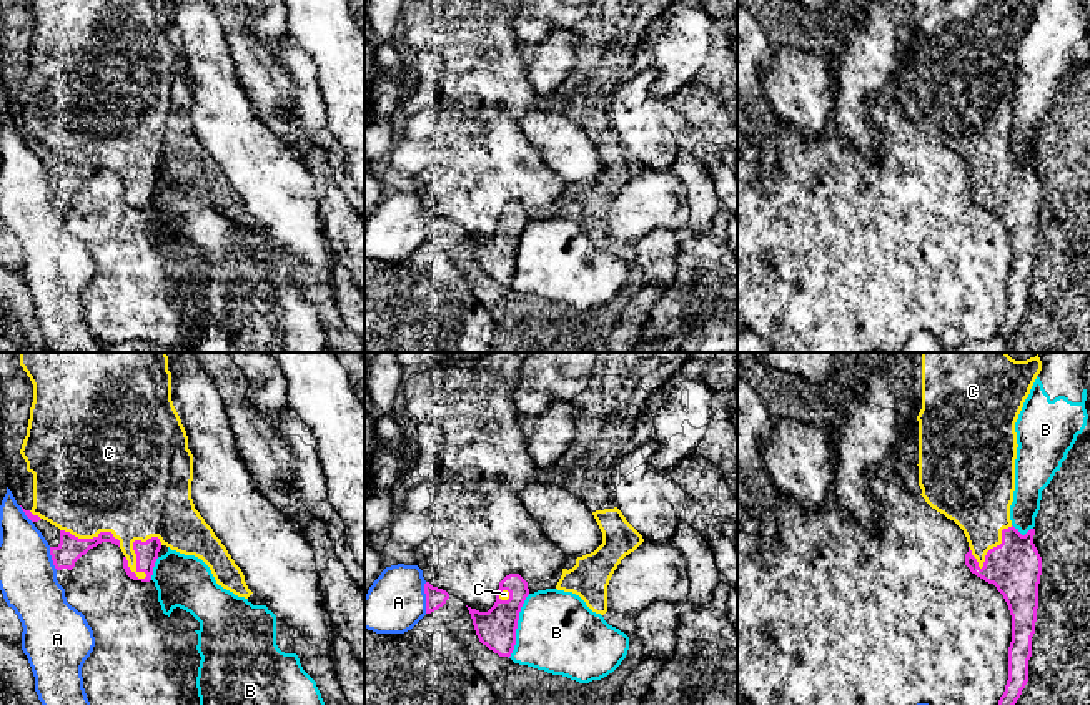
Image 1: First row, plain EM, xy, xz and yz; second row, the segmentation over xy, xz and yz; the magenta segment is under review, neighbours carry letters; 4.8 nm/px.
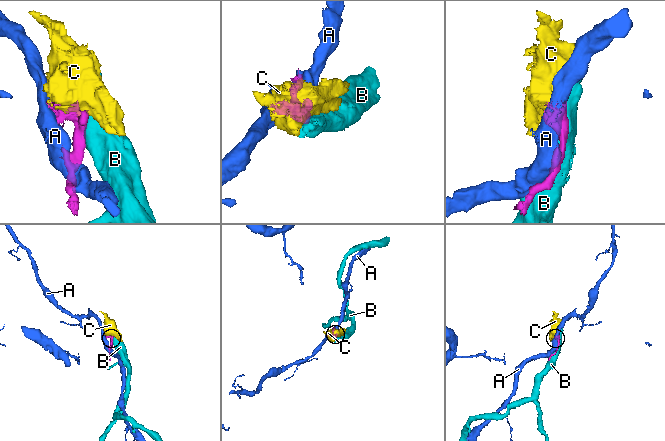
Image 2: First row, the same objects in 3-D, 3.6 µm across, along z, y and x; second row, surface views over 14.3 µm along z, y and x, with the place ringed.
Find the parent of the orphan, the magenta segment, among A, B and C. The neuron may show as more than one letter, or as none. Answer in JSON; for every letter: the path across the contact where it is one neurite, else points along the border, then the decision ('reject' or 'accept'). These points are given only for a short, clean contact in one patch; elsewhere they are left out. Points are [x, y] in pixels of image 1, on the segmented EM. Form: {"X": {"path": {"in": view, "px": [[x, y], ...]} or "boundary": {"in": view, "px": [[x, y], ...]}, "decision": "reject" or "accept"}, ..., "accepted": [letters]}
{"A": {"decision": "reject"}, "B": {"decision": "reject"}, "C": {"decision": "accept"}, "accepted": ["C"]}

